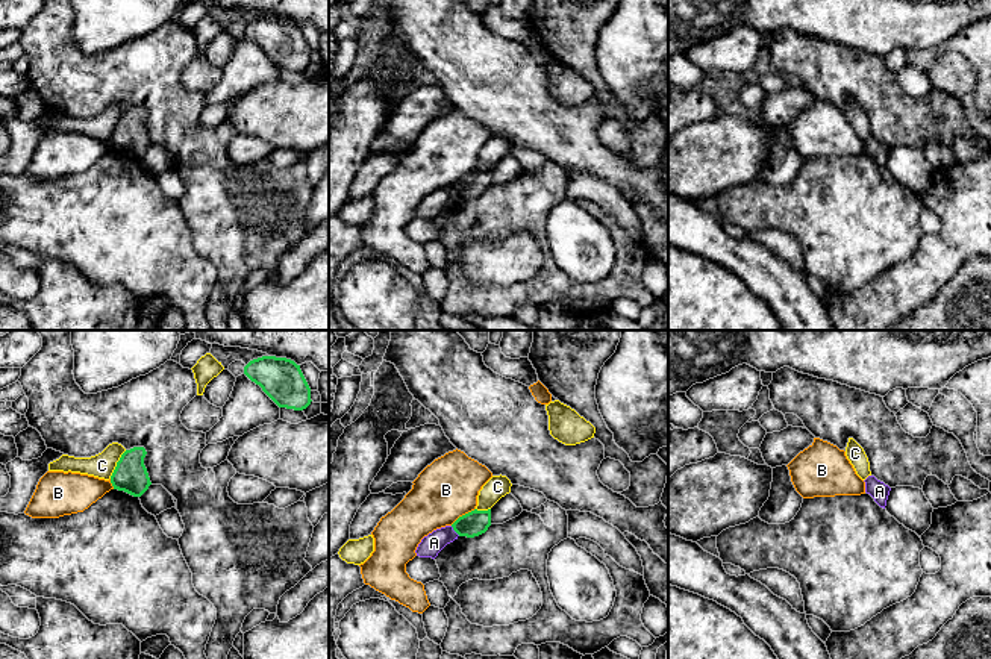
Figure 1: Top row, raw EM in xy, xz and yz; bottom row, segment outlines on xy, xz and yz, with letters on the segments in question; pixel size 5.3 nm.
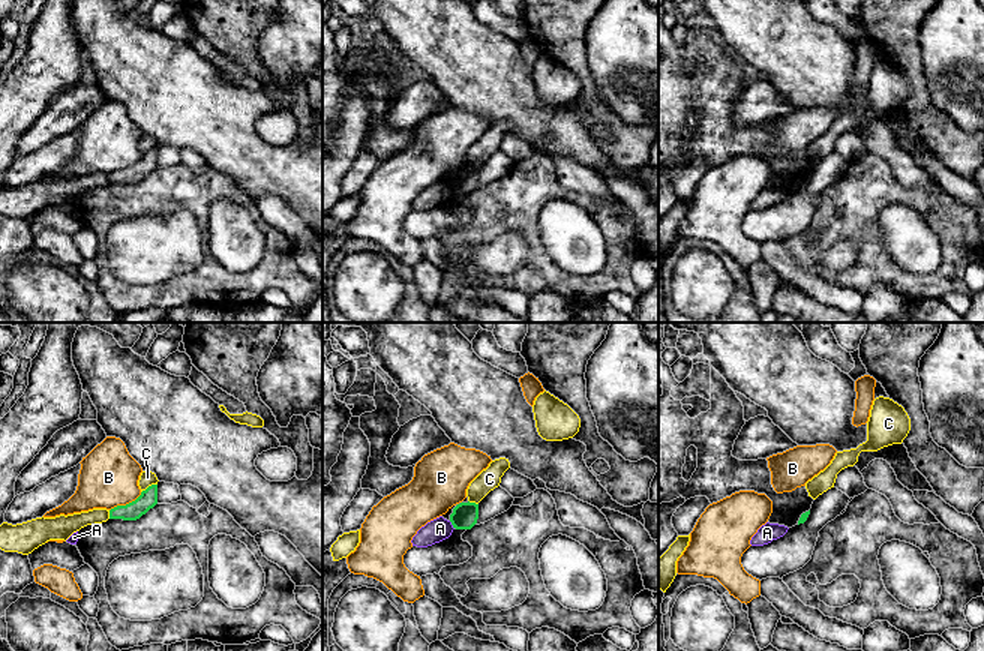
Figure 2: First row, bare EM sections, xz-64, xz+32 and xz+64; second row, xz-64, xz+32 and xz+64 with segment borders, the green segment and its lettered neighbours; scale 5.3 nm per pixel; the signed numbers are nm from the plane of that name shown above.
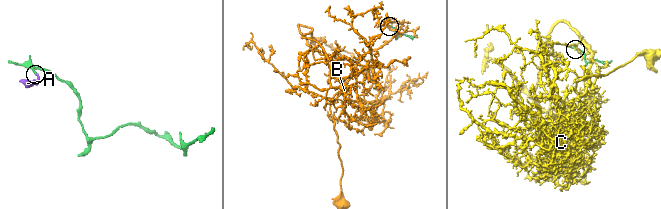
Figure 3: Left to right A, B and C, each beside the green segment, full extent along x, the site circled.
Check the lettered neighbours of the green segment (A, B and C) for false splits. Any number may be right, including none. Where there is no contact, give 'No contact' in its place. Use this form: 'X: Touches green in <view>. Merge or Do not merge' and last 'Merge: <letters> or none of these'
A: Touches green in xz. Do not merge
B: Touches green in xz. Do not merge
C: Touches green in xy. Do not merge
Merge: none of these

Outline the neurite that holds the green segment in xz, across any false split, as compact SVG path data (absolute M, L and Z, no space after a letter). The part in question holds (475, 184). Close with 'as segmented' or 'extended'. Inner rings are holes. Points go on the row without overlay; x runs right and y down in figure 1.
M491 170L488 171L471 171L459 177L453 185L453 191L459 197L474 198L488 191L491 186Z; as segmented

